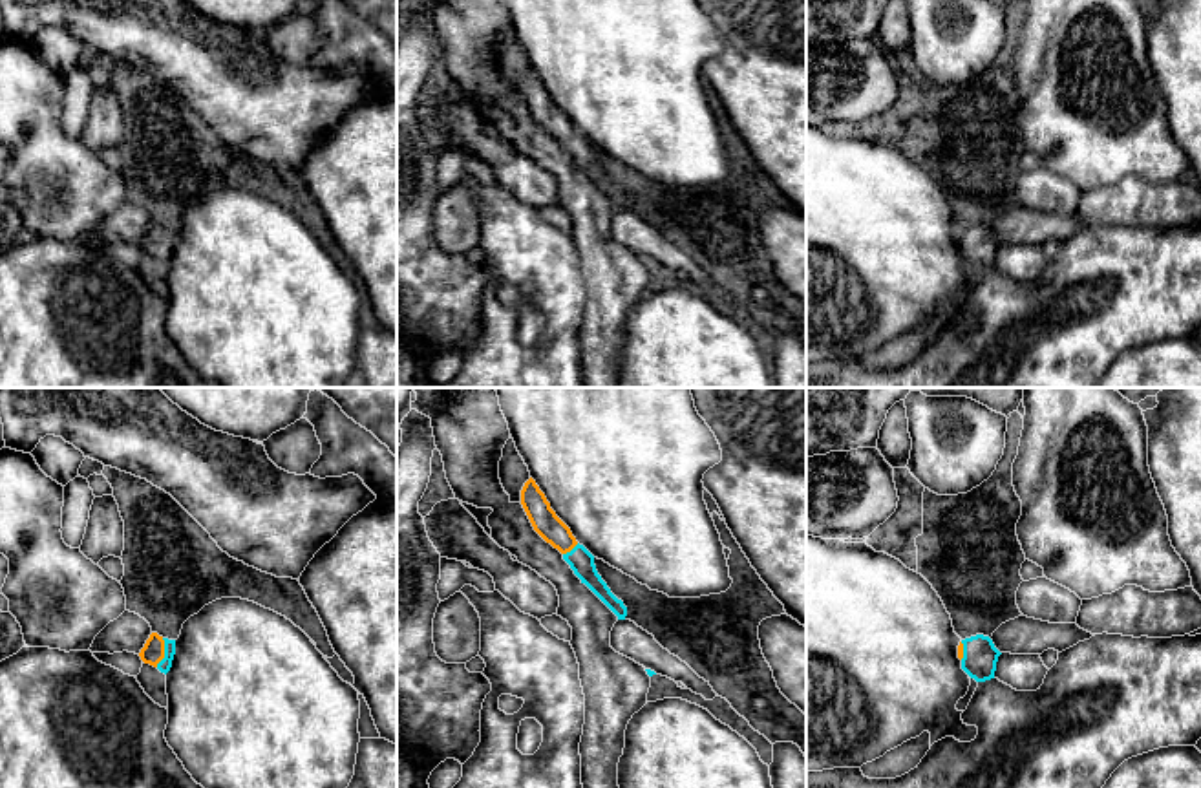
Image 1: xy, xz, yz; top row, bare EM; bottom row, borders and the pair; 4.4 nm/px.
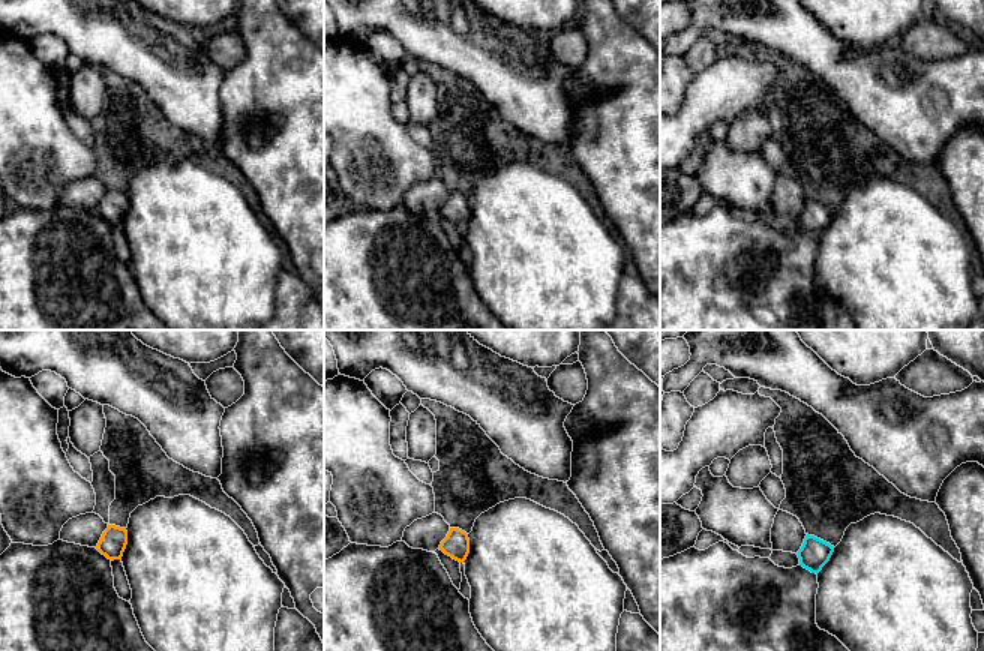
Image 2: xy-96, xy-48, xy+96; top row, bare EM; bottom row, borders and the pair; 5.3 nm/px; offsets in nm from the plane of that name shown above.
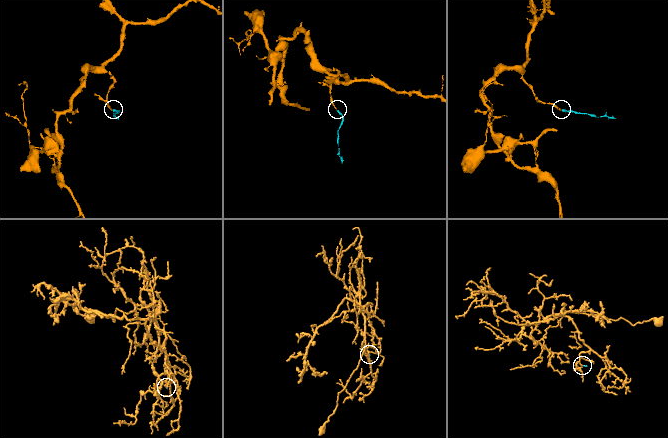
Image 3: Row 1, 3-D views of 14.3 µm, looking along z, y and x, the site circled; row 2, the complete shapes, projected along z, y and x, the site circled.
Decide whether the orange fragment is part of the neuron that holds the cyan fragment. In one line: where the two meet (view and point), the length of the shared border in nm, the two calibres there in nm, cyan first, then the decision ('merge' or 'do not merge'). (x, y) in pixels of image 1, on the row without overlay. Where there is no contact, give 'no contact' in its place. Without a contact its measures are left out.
meets cyan in xy at (165, 244); contact 130 nm long; 60 nm thick on the cyan side, 100 nm on the other; merge

